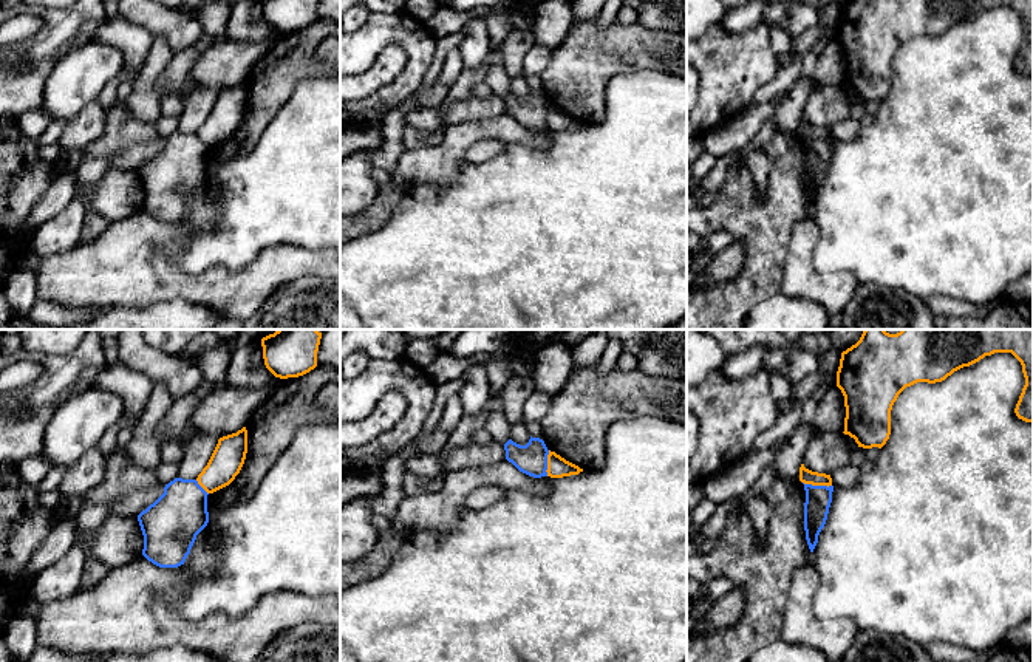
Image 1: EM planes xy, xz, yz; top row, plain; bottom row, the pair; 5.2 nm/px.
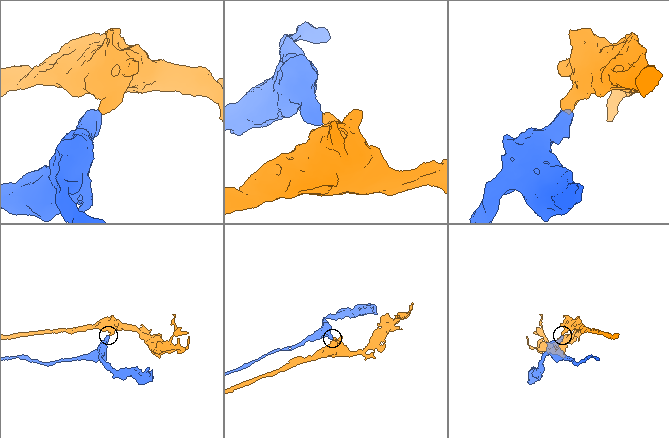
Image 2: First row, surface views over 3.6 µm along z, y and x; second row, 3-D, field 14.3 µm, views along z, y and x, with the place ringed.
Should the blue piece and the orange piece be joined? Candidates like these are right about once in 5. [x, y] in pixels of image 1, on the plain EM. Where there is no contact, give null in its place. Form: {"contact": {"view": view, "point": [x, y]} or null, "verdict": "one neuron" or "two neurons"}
{"contact": {"view": "yz", "point": [817, 139]}, "verdict": "two neurons"}

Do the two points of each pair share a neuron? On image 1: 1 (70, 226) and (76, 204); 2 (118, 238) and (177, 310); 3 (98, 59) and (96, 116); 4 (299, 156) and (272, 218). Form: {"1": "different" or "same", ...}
{"1": "same", "2": "different", "3": "different", "4": "same"}

